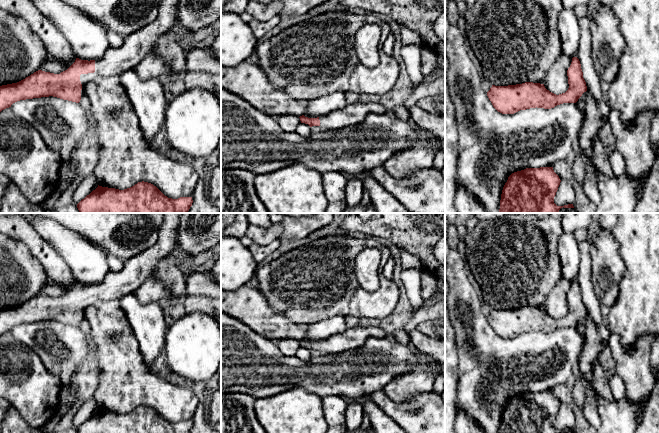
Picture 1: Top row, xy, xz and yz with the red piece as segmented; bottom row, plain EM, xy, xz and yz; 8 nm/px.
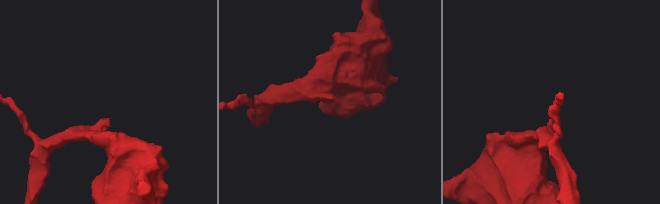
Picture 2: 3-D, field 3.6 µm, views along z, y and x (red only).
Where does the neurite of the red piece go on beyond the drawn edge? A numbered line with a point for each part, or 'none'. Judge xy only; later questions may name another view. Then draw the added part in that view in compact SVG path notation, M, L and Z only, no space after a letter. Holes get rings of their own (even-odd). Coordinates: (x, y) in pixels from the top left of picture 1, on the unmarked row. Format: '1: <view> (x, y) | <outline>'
1: xy (136, 270) | M164 213L155 244L125 261L120 272L109 271L102 282L95 284L94 297L80 299L81 308L93 305L99 300L120 300L125 294L138 289L146 279L156 276L154 270L157 264L178 247L177 233L181 214Z

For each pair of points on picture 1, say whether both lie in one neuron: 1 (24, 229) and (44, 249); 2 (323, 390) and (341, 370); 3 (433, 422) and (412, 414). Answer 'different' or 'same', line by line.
1: same
2: same
3: same

